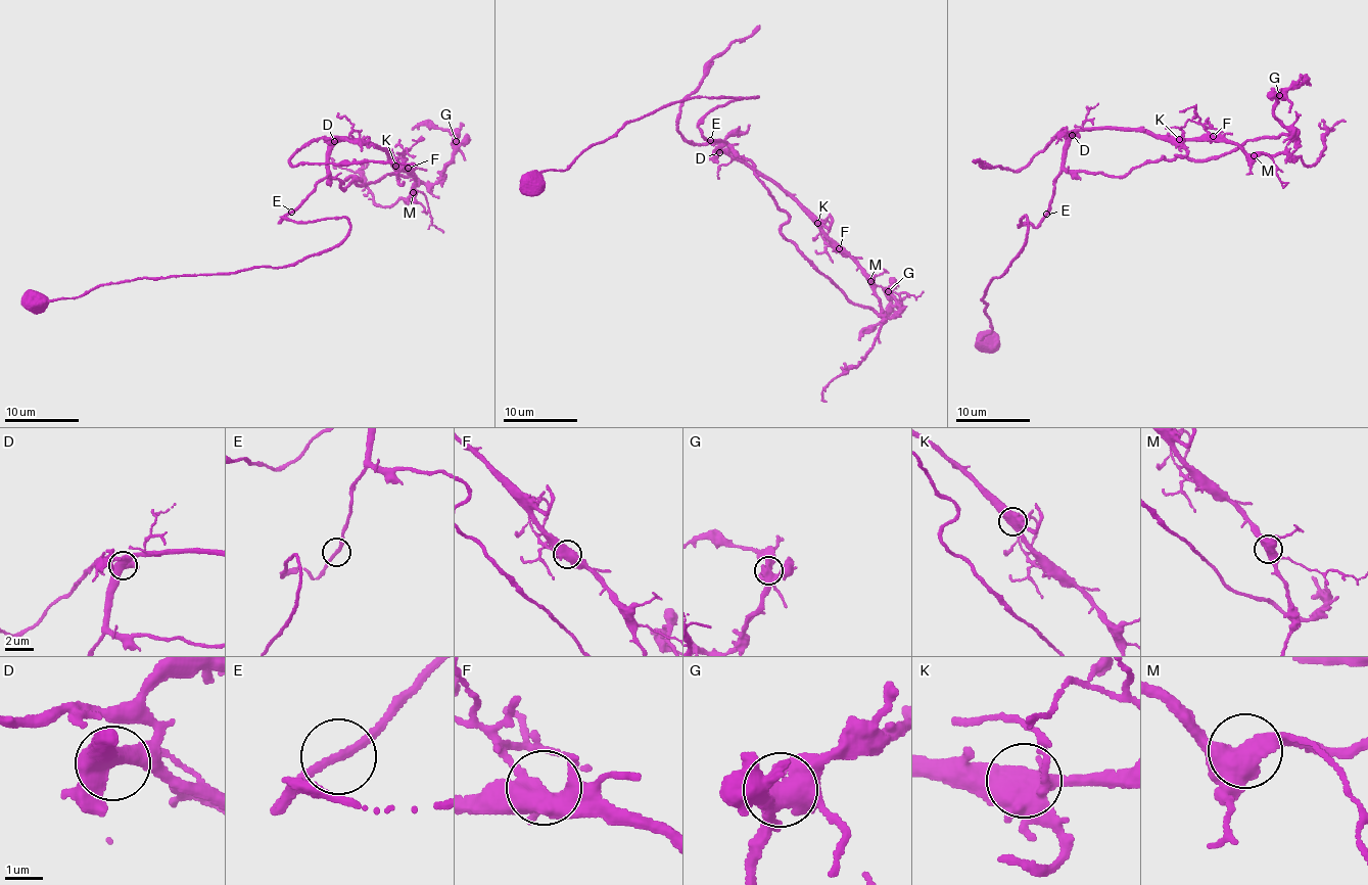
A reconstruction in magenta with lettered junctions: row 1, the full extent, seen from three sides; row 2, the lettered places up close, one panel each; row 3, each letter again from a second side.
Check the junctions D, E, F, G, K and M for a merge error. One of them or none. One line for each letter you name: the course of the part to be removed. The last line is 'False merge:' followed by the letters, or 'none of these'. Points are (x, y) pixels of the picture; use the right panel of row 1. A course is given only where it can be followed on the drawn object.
False merge: none of these

